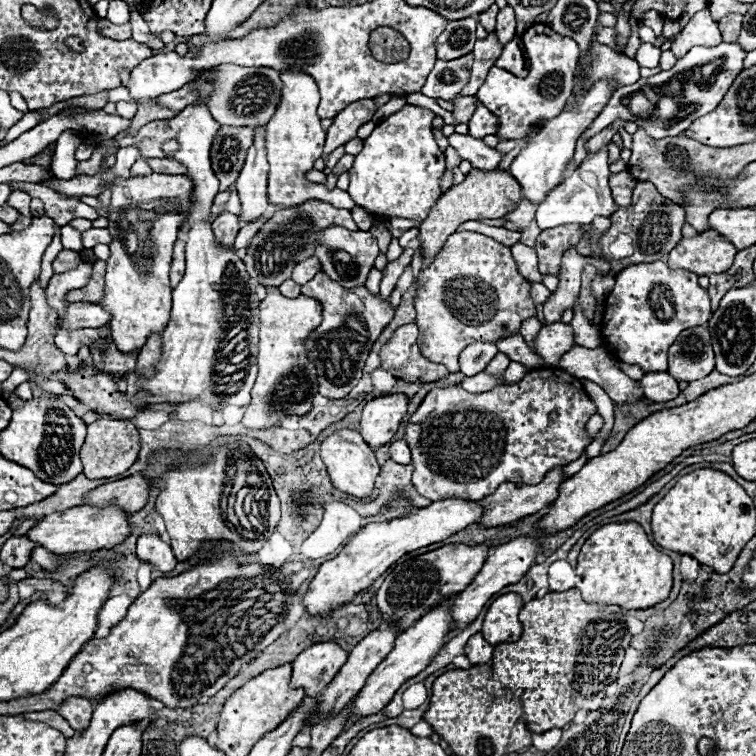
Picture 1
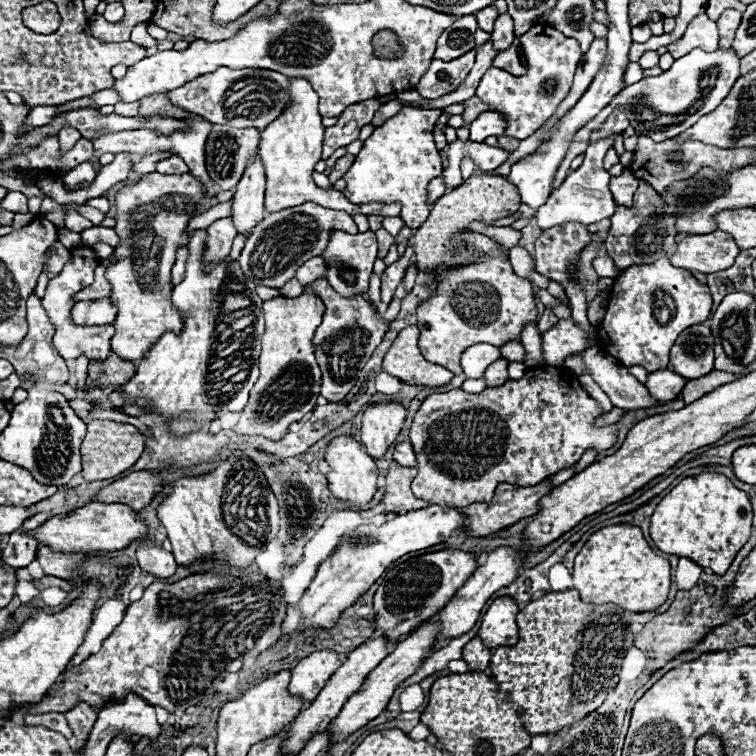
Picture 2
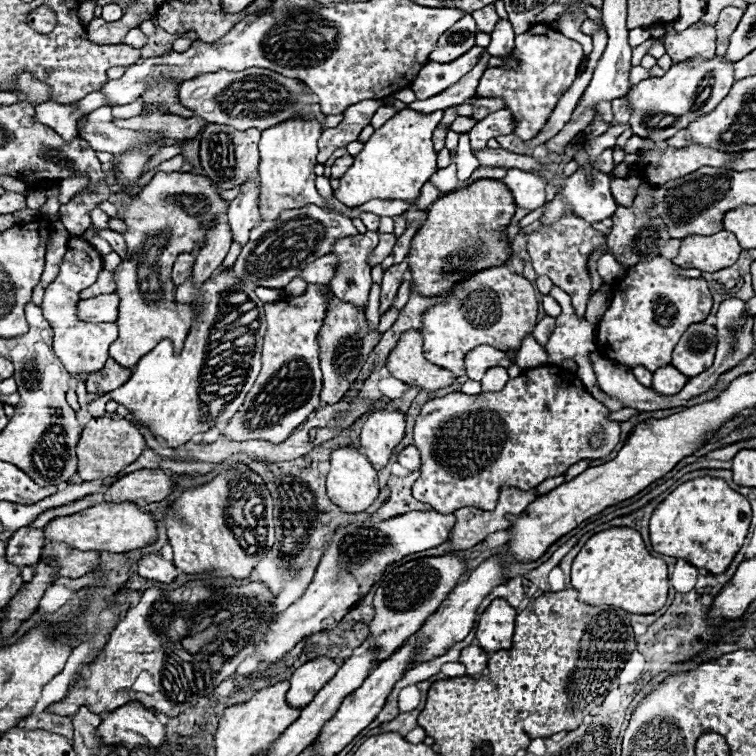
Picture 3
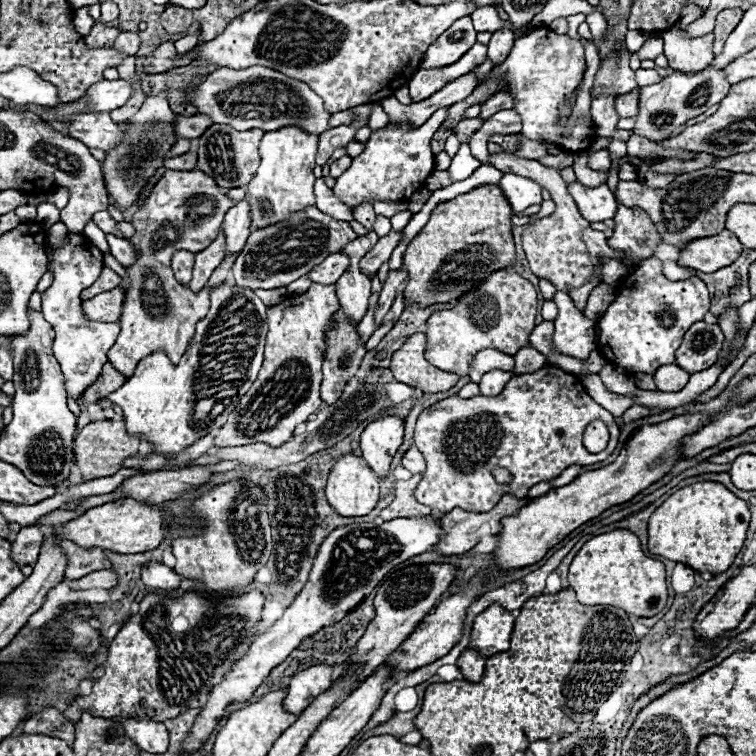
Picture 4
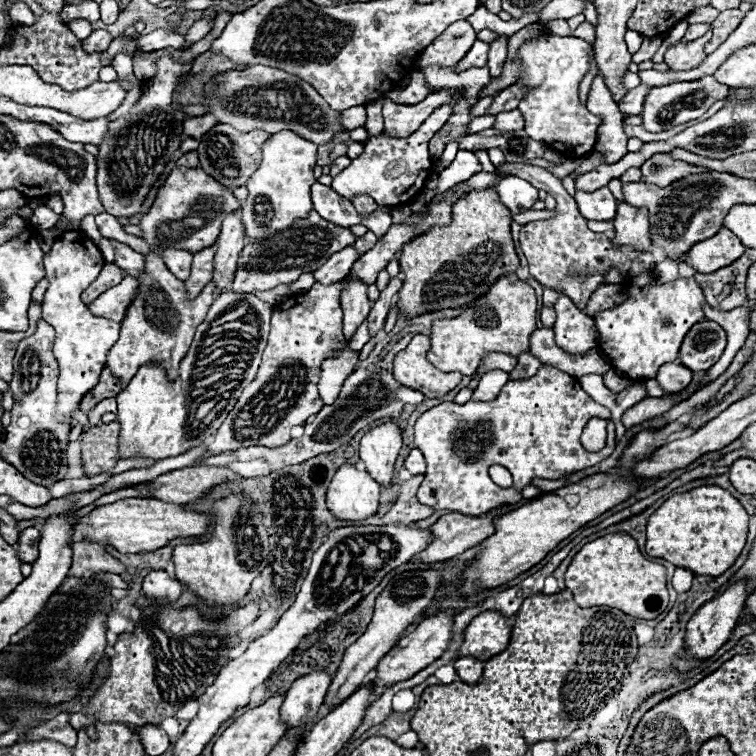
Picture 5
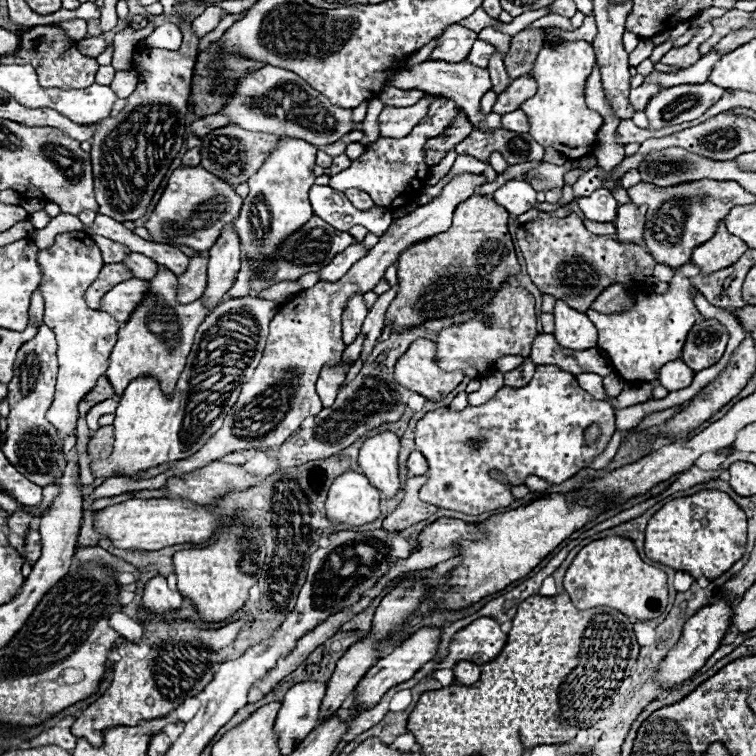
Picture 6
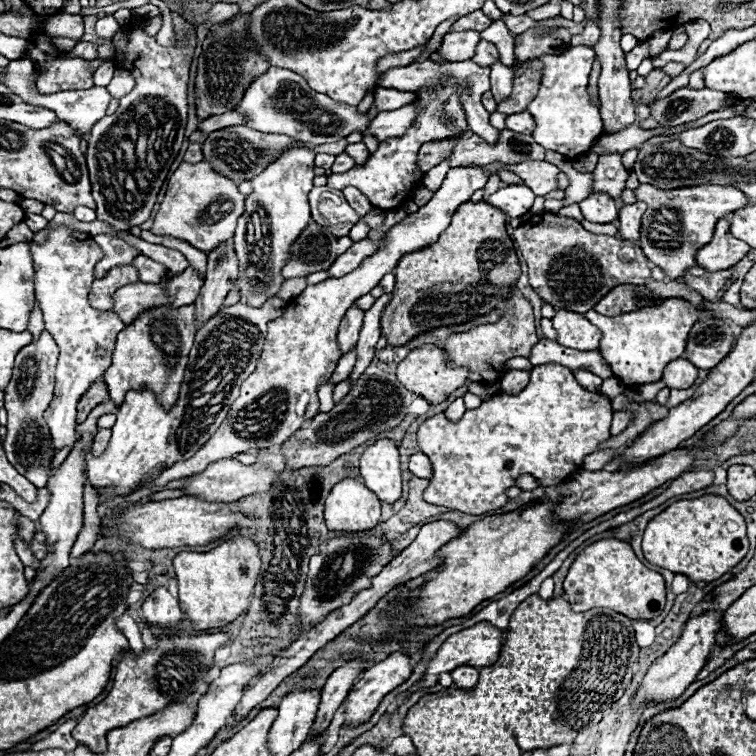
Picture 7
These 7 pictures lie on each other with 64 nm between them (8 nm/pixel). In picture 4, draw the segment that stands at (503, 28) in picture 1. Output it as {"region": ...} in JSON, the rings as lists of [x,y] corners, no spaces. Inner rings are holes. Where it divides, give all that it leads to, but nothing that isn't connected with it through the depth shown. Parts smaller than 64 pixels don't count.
{"region":[[[498,30],[492,34],[492,40],[488,44],[488,58],[494,66],[502,64],[506,56],[510,54],[510,48],[514,46],[514,32],[512,30]]]}

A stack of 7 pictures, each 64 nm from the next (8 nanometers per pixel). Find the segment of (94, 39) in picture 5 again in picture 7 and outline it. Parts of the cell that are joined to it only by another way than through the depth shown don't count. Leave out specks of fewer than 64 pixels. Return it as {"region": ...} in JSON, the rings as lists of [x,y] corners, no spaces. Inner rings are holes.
{"region":[[[78,42],[76,48],[70,50],[70,56],[82,56],[82,58],[86,58],[86,60],[94,60],[94,58],[96,58],[96,48],[98,48],[98,44]]]}

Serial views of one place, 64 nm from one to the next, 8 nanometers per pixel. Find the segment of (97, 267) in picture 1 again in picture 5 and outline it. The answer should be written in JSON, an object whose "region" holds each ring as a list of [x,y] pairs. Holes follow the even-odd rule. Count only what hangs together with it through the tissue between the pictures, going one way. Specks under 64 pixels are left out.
{"region":[[[104,264],[104,268],[102,268],[102,272],[100,272],[100,276],[98,276],[98,280],[88,288],[88,290],[84,290],[82,292],[82,300],[86,302],[86,304],[92,304],[102,292],[106,292],[108,288],[112,288],[112,286],[116,286],[118,282],[122,282],[122,278],[126,276],[126,272],[122,270],[122,268],[118,268],[116,264]]]}

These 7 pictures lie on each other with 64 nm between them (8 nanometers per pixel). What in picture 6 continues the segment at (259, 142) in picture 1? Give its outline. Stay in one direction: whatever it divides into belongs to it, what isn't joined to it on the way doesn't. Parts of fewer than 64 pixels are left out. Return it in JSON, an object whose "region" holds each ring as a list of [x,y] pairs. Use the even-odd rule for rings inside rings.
{"region":[[[232,226],[222,230],[222,236],[208,250],[208,284],[202,294],[206,312],[210,314],[226,292],[232,288],[240,268],[240,240]]]}

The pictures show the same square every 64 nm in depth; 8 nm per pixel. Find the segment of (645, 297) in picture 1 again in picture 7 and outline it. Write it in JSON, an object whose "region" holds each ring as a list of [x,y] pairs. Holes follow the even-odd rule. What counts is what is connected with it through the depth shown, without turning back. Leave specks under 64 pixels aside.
{"region":[[[684,298],[658,300],[654,306],[646,306],[620,316],[602,316],[596,310],[586,312],[586,318],[602,330],[600,354],[612,368],[612,374],[626,386],[654,384],[662,378],[666,364],[680,358],[686,348],[686,338],[700,312]]]}

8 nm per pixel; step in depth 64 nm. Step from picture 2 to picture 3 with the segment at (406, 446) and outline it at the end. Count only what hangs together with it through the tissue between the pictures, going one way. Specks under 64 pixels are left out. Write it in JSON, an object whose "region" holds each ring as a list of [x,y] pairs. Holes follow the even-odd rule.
{"region":[[[414,446],[404,448],[404,450],[398,454],[398,462],[400,462],[404,468],[412,470],[412,472],[420,470],[420,466],[422,466],[422,462],[420,462],[420,452],[418,452]]]}

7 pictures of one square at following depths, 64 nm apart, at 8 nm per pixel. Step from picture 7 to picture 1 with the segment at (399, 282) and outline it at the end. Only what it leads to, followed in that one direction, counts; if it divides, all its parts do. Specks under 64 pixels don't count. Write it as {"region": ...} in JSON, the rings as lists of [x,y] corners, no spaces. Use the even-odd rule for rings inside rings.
{"region":[[[472,170],[466,180],[462,184],[456,184],[452,186],[448,192],[444,192],[436,204],[432,206],[428,218],[420,224],[420,234],[418,234],[418,240],[420,240],[420,252],[422,252],[422,258],[434,258],[438,256],[438,252],[442,250],[446,238],[450,234],[456,232],[456,228],[460,224],[464,224],[466,220],[482,220],[482,218],[504,218],[504,214],[512,212],[520,200],[522,200],[522,194],[520,194],[520,184],[508,174],[508,172],[502,172],[502,170],[490,170],[490,172],[484,172],[484,170]]]}

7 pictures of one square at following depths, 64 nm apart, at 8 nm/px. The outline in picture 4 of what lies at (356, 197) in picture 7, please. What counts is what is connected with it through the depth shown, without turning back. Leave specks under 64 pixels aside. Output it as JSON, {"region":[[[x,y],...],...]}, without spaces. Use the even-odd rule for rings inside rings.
{"region":[[[364,200],[362,204],[358,204],[354,208],[354,218],[364,224],[368,230],[372,230],[372,224],[376,220],[376,214],[374,214],[374,202],[372,200]]]}

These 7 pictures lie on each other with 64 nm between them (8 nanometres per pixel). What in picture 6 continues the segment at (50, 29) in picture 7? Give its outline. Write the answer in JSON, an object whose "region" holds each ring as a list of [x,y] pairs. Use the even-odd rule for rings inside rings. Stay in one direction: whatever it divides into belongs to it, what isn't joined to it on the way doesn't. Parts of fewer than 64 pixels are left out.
{"region":[[[82,18],[60,22],[58,28],[62,28],[62,32],[72,36],[72,40],[82,40],[86,36],[86,20],[82,20]]]}

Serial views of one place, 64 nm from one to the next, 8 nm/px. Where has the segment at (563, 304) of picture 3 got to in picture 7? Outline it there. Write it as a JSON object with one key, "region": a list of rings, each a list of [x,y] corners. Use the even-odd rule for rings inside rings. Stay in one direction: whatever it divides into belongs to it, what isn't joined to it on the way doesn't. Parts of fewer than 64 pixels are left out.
{"region":[[[558,310],[552,322],[554,322],[554,328],[558,330],[558,342],[562,346],[580,350],[580,352],[598,350],[602,332],[598,332],[598,328],[594,328],[594,324],[590,324],[584,314]]]}

